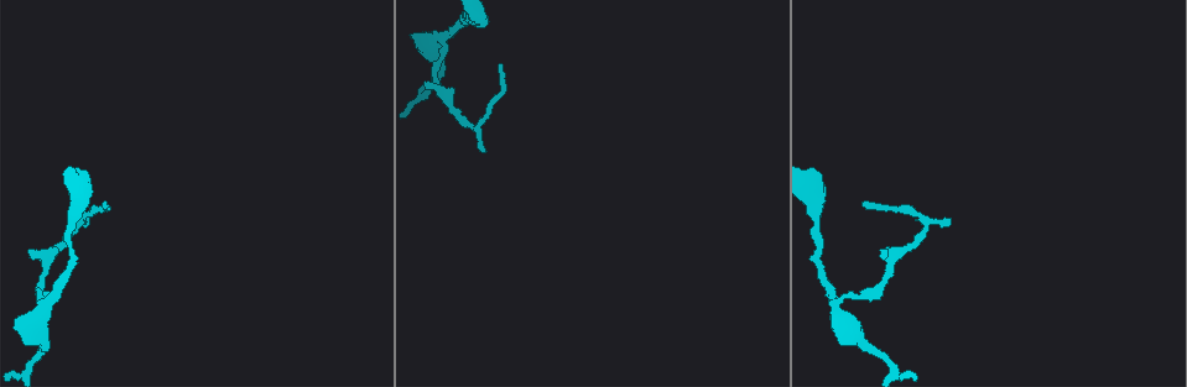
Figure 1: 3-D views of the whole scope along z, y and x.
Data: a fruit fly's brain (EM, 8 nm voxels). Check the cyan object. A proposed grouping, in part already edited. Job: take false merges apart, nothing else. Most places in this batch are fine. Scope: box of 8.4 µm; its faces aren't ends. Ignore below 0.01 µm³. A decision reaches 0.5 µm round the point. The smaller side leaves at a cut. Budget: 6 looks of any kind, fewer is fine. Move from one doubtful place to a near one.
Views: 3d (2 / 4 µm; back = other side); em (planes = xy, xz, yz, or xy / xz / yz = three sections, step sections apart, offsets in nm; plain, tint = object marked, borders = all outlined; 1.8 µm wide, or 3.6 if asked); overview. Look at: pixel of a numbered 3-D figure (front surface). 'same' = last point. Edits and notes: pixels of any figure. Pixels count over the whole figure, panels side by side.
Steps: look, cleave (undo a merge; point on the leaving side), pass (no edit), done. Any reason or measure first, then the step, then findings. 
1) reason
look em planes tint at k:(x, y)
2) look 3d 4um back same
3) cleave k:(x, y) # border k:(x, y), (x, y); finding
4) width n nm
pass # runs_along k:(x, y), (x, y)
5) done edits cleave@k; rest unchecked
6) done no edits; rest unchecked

calibre changes
look em xy step 16 tint at 1:(72, 212)

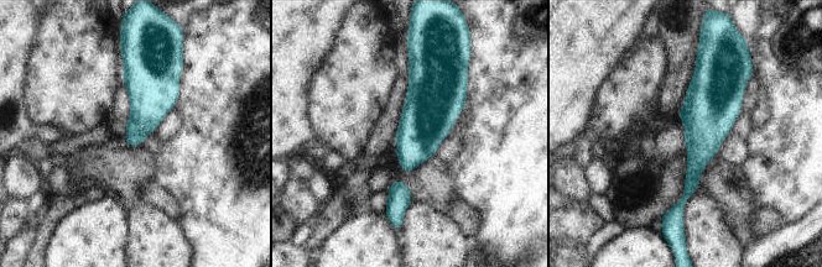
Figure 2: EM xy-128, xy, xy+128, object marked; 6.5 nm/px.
another direction
look em planes borders same

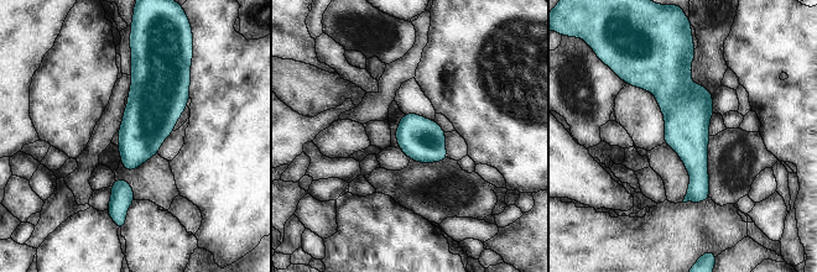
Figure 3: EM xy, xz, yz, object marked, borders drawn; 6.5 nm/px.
width 280 nm
pass # runs_along 3:(681, 62), (698, 199); all the same neuron

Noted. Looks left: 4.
two arms in line, one across
look 3d 4um at 1:(53, 297)

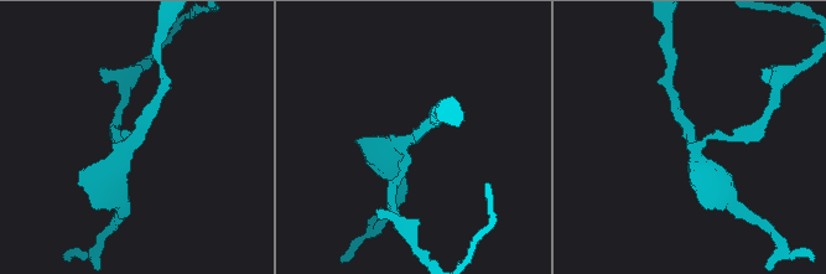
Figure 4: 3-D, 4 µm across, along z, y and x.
shape alone is not enough
look em planes tint at 4:(696, 138)

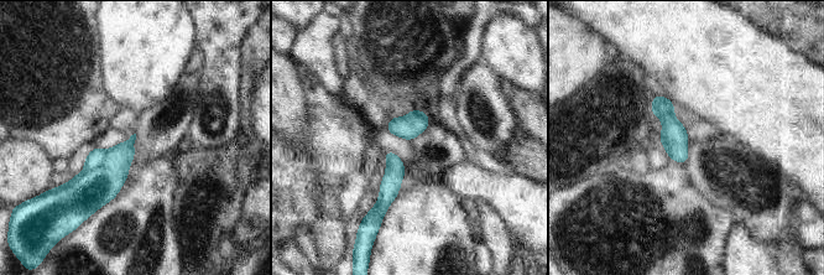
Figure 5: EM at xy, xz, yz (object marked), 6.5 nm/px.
cleave 5:(95, 156) # part_leaving 5:(390, 154), (391, 182), (384, 208); a second neuron is stuck on

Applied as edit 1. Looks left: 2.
done edits cleave@5; rest unchecked

